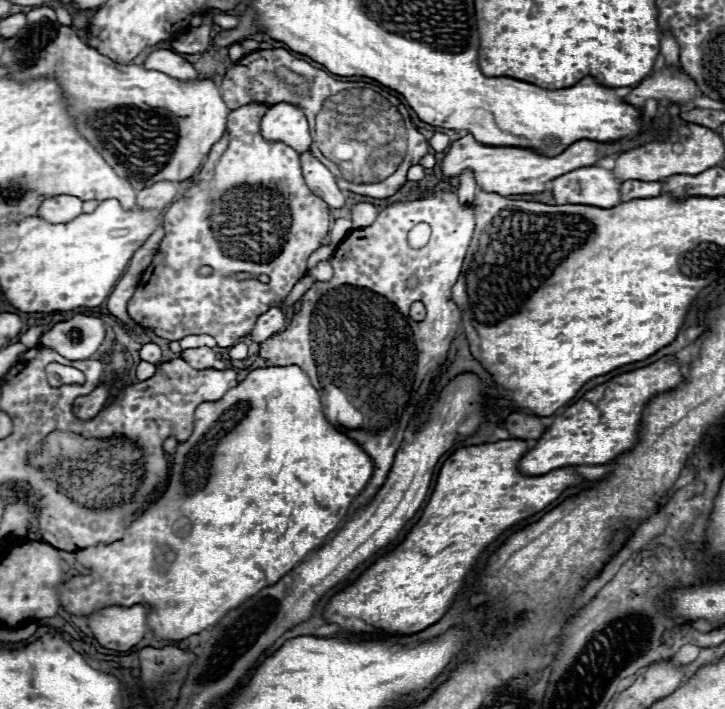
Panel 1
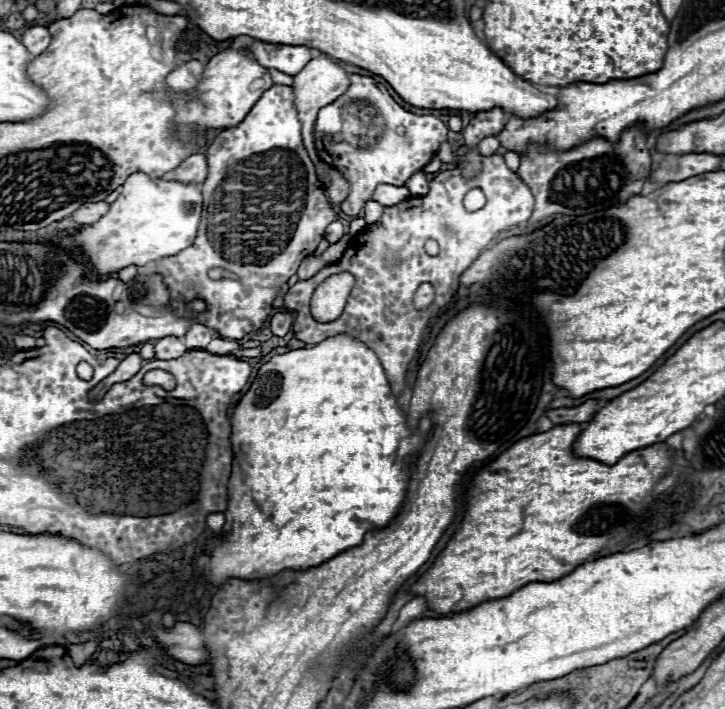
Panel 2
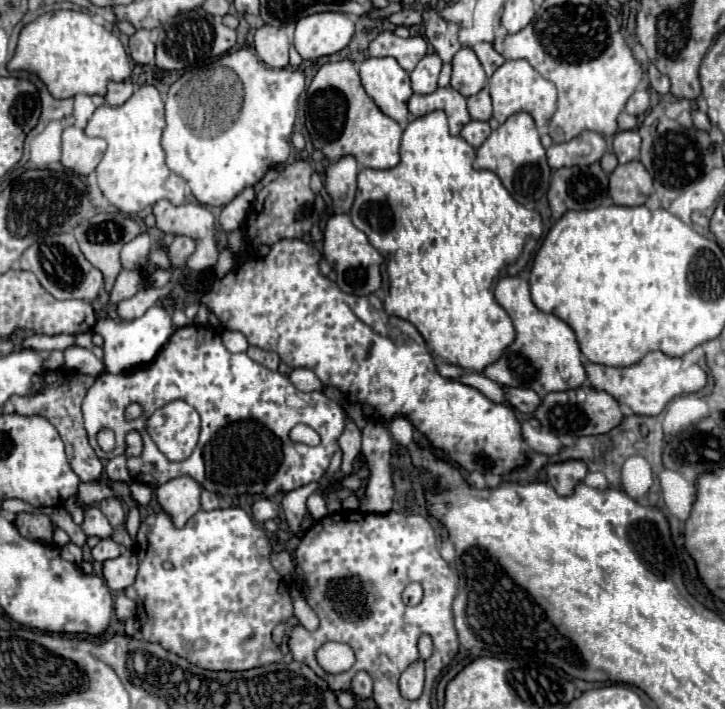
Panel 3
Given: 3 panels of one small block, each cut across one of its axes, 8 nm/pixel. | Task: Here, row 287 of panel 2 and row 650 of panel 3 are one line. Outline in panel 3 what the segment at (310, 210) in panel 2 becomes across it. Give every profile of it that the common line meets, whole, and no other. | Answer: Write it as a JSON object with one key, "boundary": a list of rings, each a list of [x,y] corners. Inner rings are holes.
{"boundary":[[[234,506],[234,508],[218,508],[218,510],[210,510],[210,512],[200,510],[200,512],[196,512],[188,520],[188,524],[184,528],[174,528],[170,524],[170,518],[164,512],[156,512],[152,516],[148,516],[140,524],[140,530],[138,530],[138,536],[136,536],[136,554],[138,554],[138,560],[140,560],[138,576],[136,576],[134,586],[132,588],[126,588],[126,592],[124,592],[138,606],[138,614],[136,616],[138,616],[140,624],[144,624],[144,640],[146,642],[156,642],[164,650],[168,650],[172,654],[178,654],[178,656],[186,658],[190,664],[200,666],[200,668],[206,668],[206,670],[250,670],[250,668],[256,668],[256,666],[280,662],[284,656],[280,652],[280,646],[272,640],[272,630],[280,622],[286,622],[288,618],[294,616],[294,606],[292,606],[292,596],[288,592],[286,582],[282,580],[282,576],[270,564],[270,554],[272,552],[274,550],[272,550],[272,544],[270,544],[266,532],[258,524],[254,524],[254,520],[240,506]],[[166,562],[172,564],[172,570],[164,568]]]}

